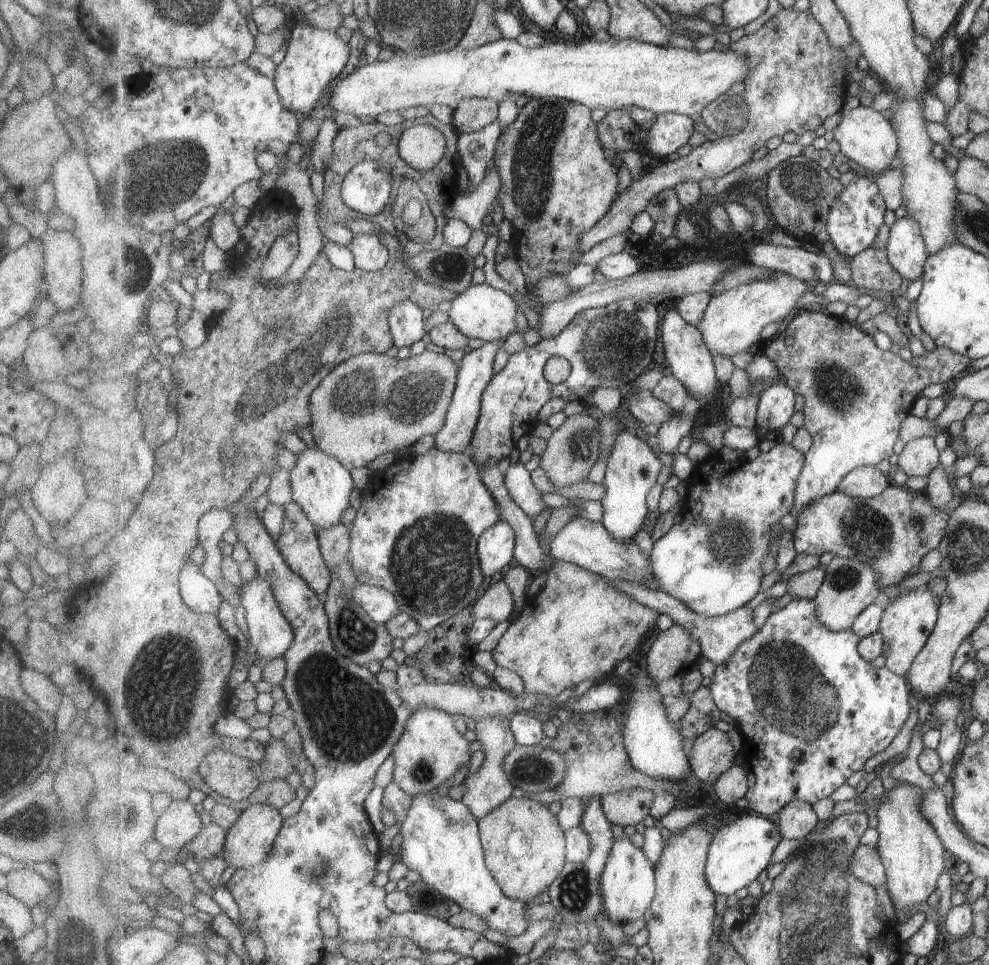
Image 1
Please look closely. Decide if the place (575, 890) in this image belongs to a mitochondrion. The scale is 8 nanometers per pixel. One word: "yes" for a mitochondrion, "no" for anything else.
yes

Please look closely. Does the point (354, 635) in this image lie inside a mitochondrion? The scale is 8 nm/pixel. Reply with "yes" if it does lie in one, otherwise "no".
yes

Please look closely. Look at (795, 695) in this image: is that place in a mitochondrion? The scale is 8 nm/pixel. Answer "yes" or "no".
yes

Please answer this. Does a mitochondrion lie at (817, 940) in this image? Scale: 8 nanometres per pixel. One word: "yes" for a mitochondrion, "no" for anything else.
yes

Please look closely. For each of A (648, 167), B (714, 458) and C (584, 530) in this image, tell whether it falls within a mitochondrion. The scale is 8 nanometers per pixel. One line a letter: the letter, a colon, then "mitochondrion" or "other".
A: other
B: other
C: other

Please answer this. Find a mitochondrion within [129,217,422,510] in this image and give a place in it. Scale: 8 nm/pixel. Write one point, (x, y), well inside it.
(281, 378)

